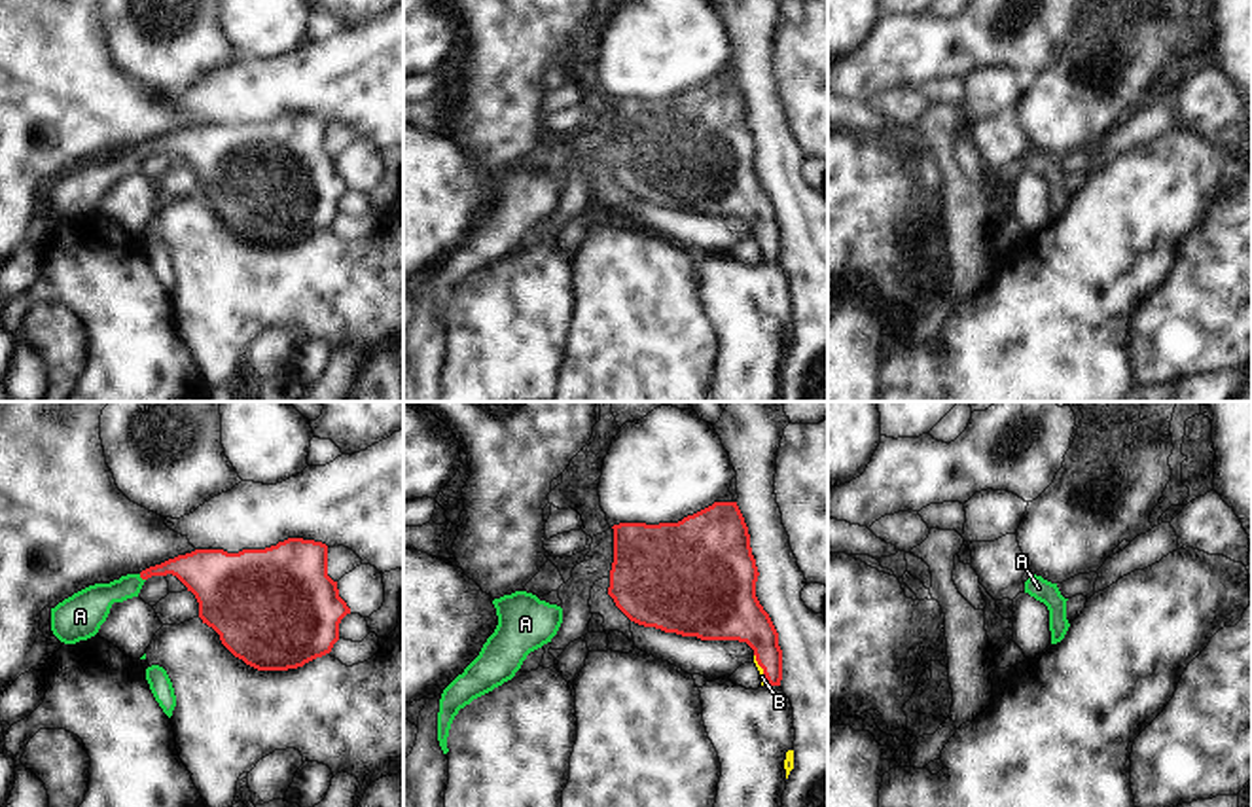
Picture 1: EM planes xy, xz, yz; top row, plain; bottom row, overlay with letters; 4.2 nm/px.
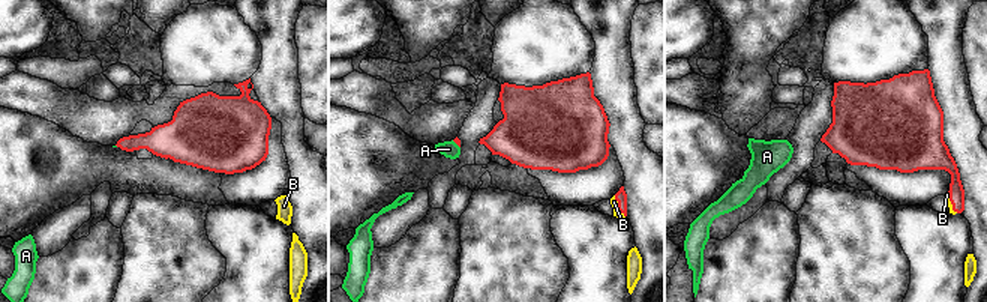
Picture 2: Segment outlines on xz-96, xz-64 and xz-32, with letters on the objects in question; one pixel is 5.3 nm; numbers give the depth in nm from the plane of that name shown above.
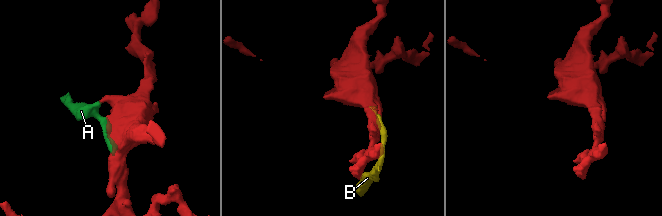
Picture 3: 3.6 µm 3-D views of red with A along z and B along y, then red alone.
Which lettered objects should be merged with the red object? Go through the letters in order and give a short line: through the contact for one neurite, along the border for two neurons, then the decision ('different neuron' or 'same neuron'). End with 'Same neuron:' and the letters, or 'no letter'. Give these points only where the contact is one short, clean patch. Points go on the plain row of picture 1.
A: line xy (201, 148), (160, 144), (143, 154), (99, 173), (91, 180); same neuron
B: line xz (737, 190), (762, 215), (762, 243), (762, 252); same neuron
Same neuron: A, B

